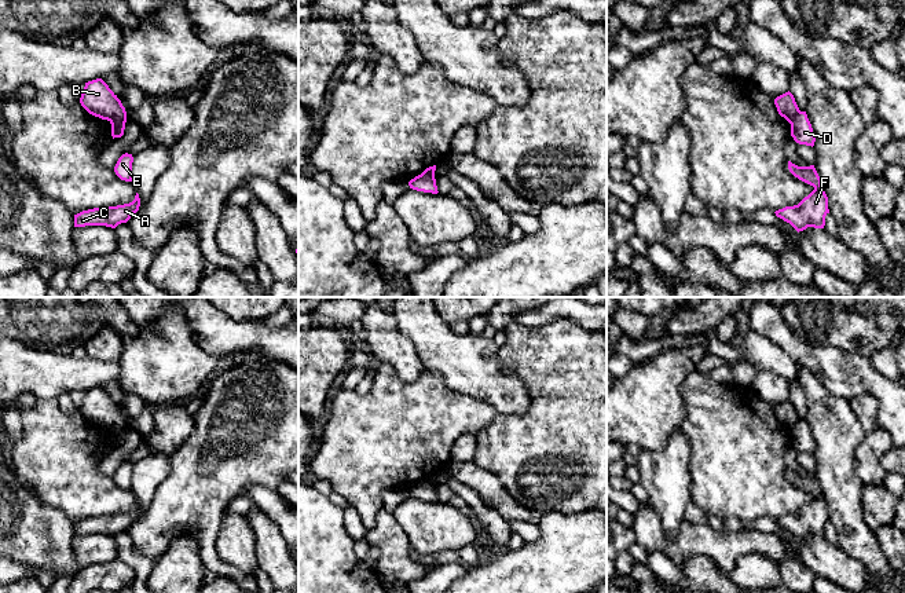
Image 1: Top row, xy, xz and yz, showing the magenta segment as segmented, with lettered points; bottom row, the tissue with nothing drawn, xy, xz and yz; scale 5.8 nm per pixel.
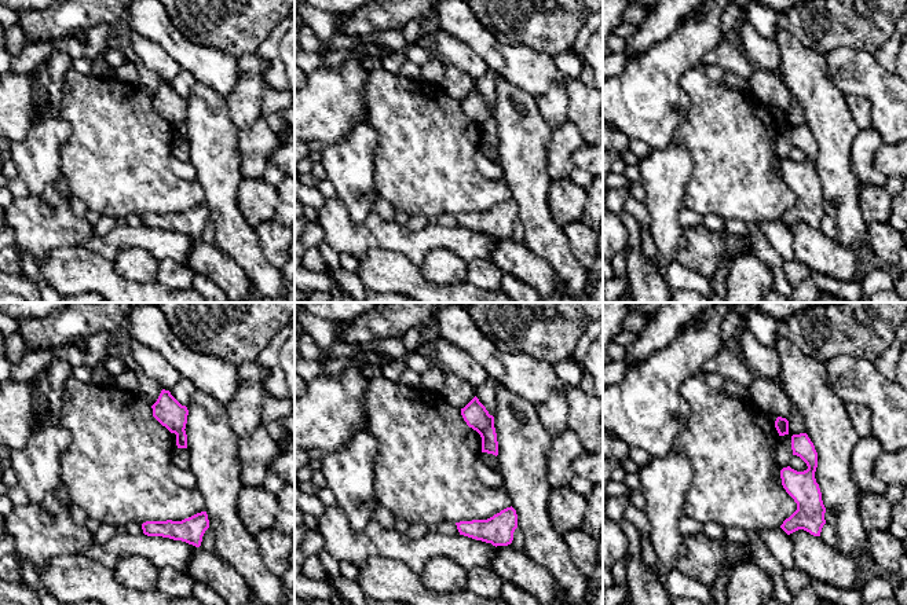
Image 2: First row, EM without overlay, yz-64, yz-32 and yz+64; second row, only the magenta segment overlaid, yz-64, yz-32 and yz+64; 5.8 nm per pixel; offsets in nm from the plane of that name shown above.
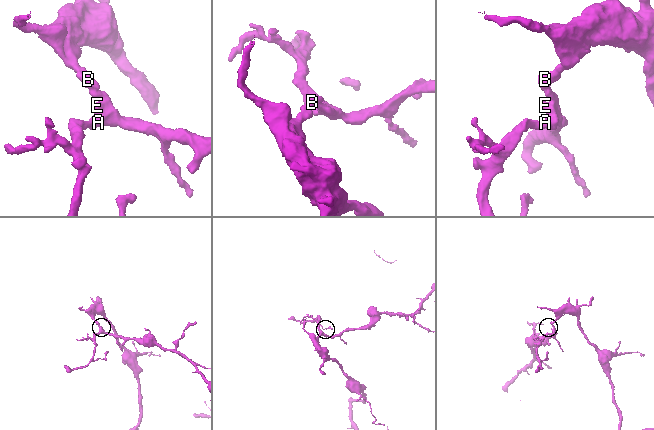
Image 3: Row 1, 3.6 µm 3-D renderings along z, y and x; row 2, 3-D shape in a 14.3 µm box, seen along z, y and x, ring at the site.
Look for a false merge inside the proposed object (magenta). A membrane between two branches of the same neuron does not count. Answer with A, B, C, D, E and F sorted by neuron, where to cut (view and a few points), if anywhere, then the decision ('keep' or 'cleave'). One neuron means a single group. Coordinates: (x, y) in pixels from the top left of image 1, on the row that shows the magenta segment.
A C D E F / B; cut in xy along (110, 120), (125, 121); cleave

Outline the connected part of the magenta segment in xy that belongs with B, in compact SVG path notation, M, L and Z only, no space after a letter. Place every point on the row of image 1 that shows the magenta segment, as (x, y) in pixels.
M102 78L85 83L80 103L89 114L102 120L127 121L125 107Z

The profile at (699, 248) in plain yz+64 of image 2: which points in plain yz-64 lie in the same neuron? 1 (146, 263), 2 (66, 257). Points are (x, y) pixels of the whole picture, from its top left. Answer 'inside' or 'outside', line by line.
1: outside
2: outside

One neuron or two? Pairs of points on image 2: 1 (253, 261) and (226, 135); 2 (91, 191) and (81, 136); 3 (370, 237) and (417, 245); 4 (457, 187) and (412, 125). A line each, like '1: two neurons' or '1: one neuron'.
1: one neuron
2: one neuron
3: one neuron
4: one neuron

